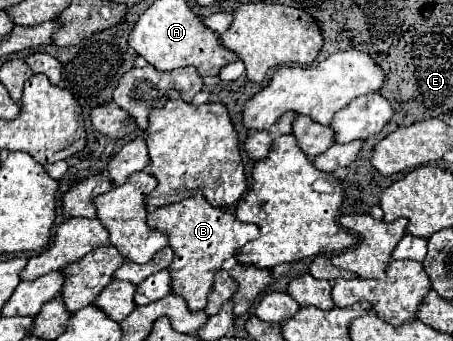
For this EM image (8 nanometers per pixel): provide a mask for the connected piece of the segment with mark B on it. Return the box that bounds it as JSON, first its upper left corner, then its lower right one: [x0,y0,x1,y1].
[147,192,259,310]

